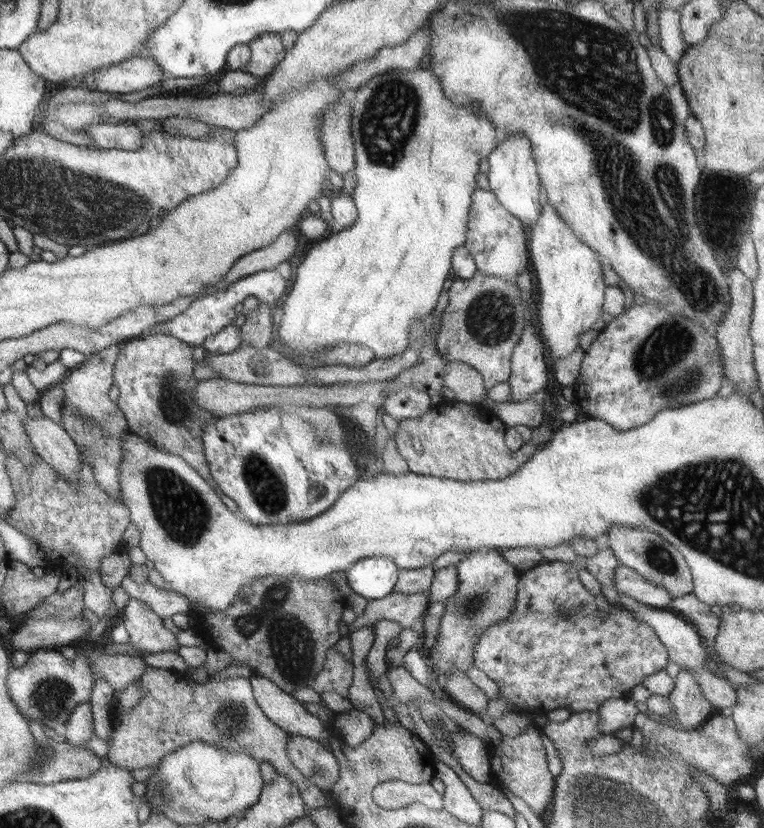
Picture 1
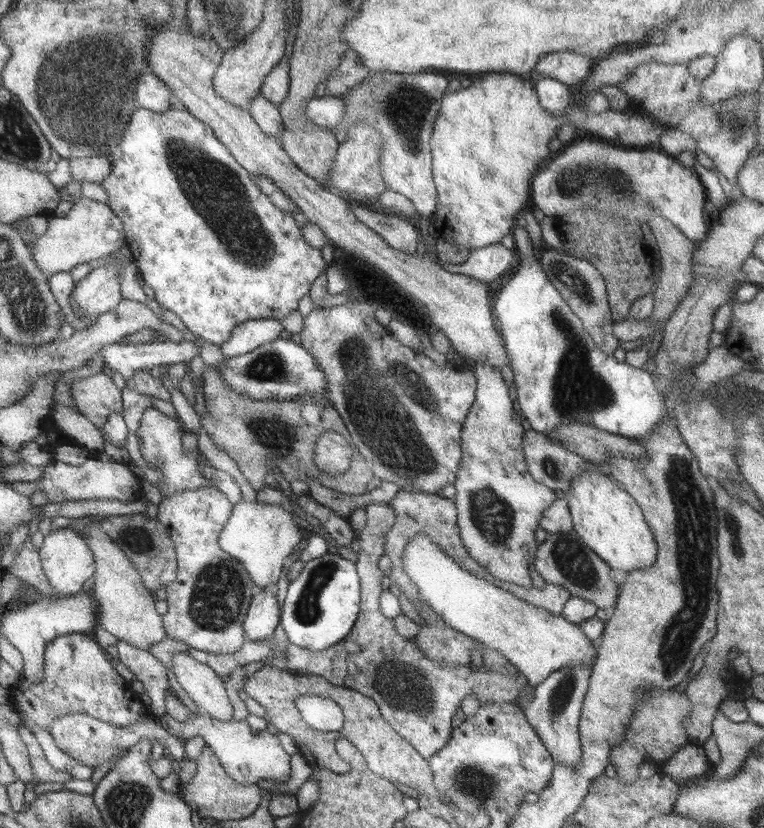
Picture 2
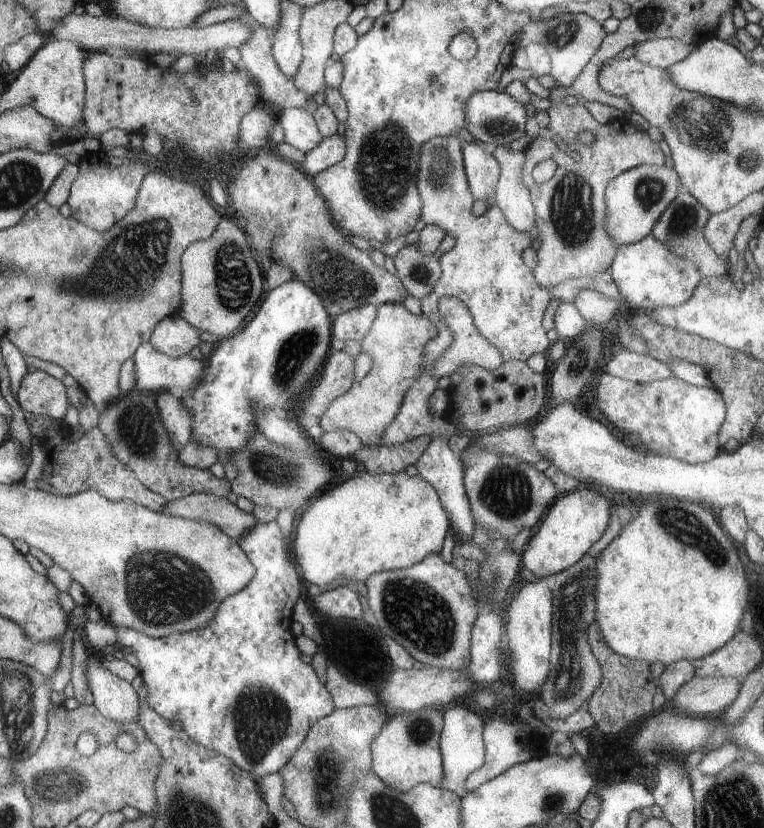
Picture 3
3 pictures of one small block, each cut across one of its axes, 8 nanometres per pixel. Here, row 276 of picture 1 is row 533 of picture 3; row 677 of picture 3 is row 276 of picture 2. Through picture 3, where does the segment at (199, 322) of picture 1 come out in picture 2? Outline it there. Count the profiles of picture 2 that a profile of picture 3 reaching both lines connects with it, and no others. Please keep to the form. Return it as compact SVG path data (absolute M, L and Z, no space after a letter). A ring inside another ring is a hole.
M173 106L169 112L163 112L163 114L151 112L147 108L137 108L129 120L129 126L127 126L121 142L115 148L111 148L111 156L113 156L111 172L101 182L101 186L107 192L107 206L115 212L115 216L119 216L123 220L123 230L125 230L125 240L127 240L125 244L131 250L133 264L137 266L137 274L143 278L145 284L149 284L153 288L155 302L159 304L159 308L167 308L173 314L177 314L181 318L181 322L187 326L187 330L191 330L191 334L195 334L197 338L203 338L203 340L219 346L231 336L231 330L241 322L261 320L261 318L273 318L273 320L285 318L289 312L297 310L295 306L297 306L299 298L309 294L313 280L325 270L323 254L319 254L321 250L307 246L307 242L303 240L293 218L289 214L283 214L283 210L279 210L269 200L269 196L257 188L251 174L247 174L247 170L243 170L243 166L239 166L239 162L231 156L227 146L223 142L219 142L219 138L213 134L213 130L207 124L203 124L199 118L191 116L185 108Z

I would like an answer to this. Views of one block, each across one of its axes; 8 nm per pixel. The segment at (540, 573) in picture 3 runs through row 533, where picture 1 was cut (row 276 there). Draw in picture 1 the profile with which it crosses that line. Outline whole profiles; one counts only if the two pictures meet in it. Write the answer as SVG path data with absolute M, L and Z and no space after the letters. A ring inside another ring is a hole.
M545 200L539 202L539 216L535 224L527 228L527 252L531 260L531 276L537 288L537 324L541 324L539 334L543 344L549 348L551 358L561 358L573 352L579 344L577 338L581 332L595 328L595 320L603 312L605 300L605 284L601 274L601 256L583 244L567 222L557 214L557 210Z

